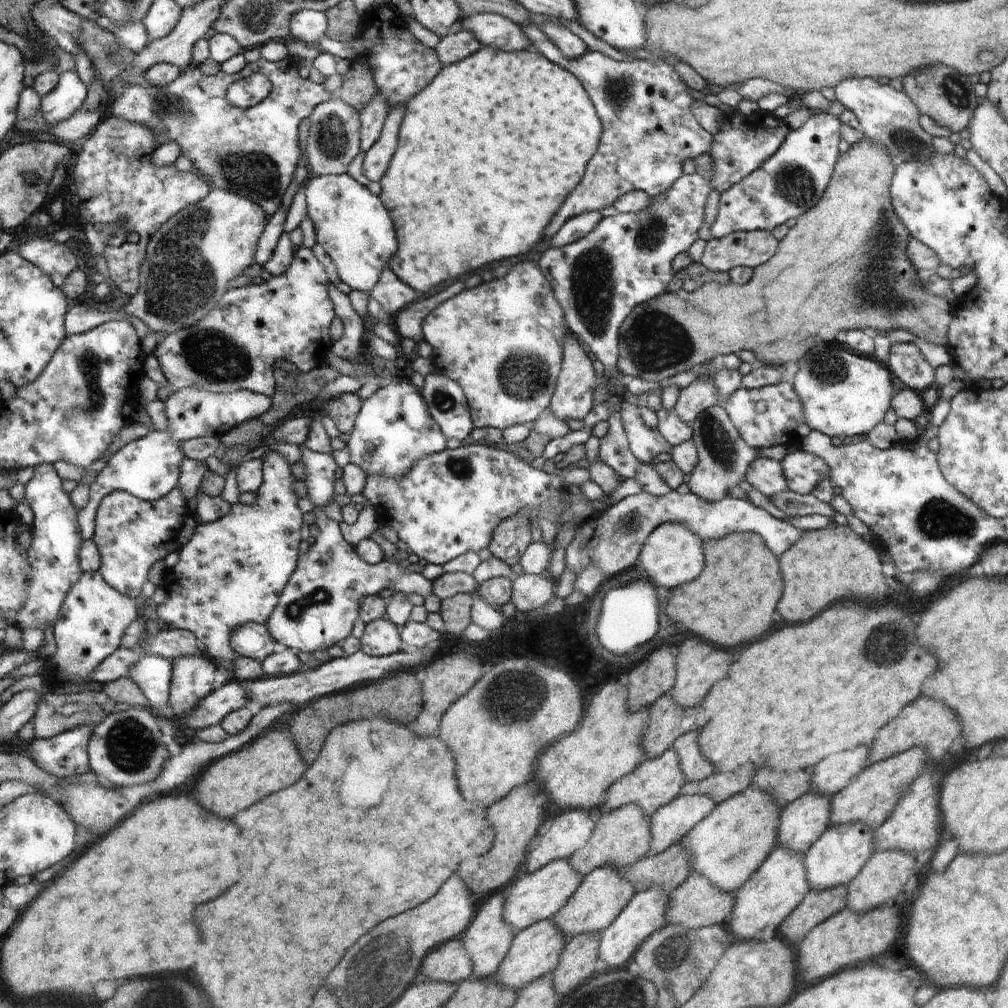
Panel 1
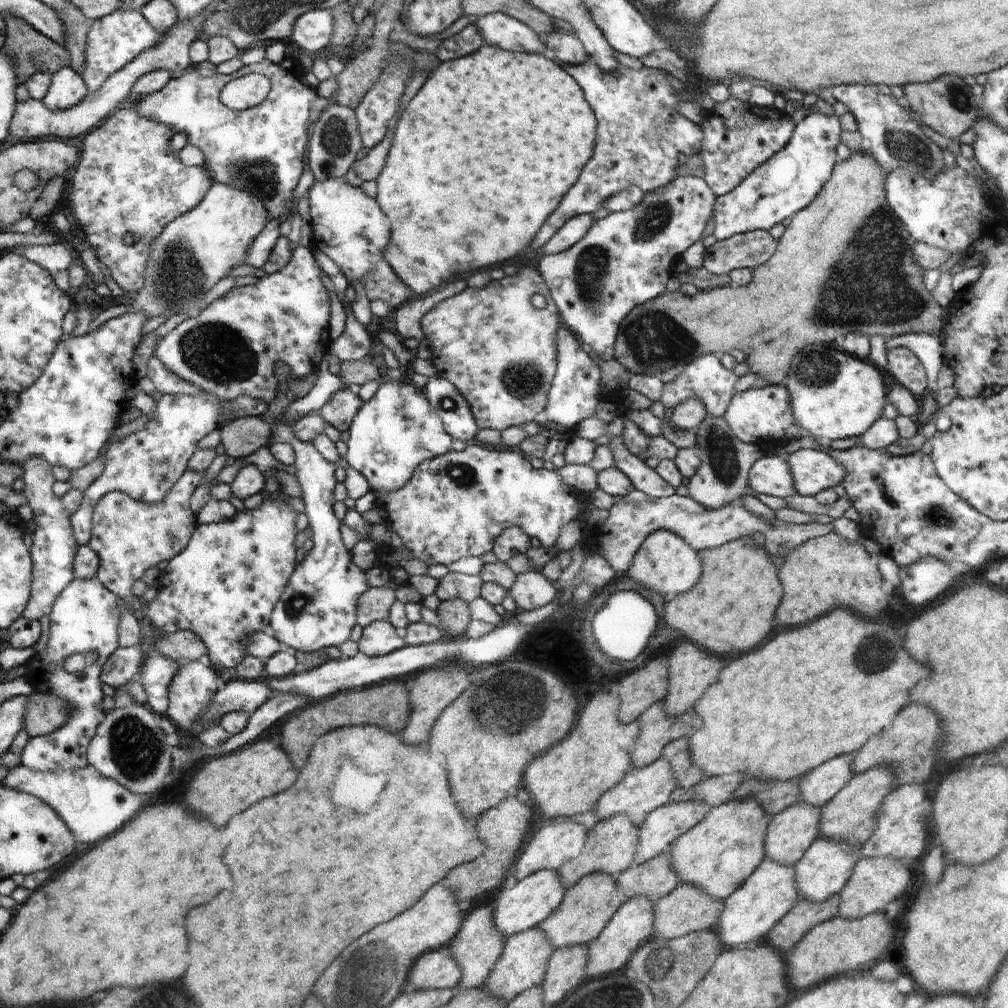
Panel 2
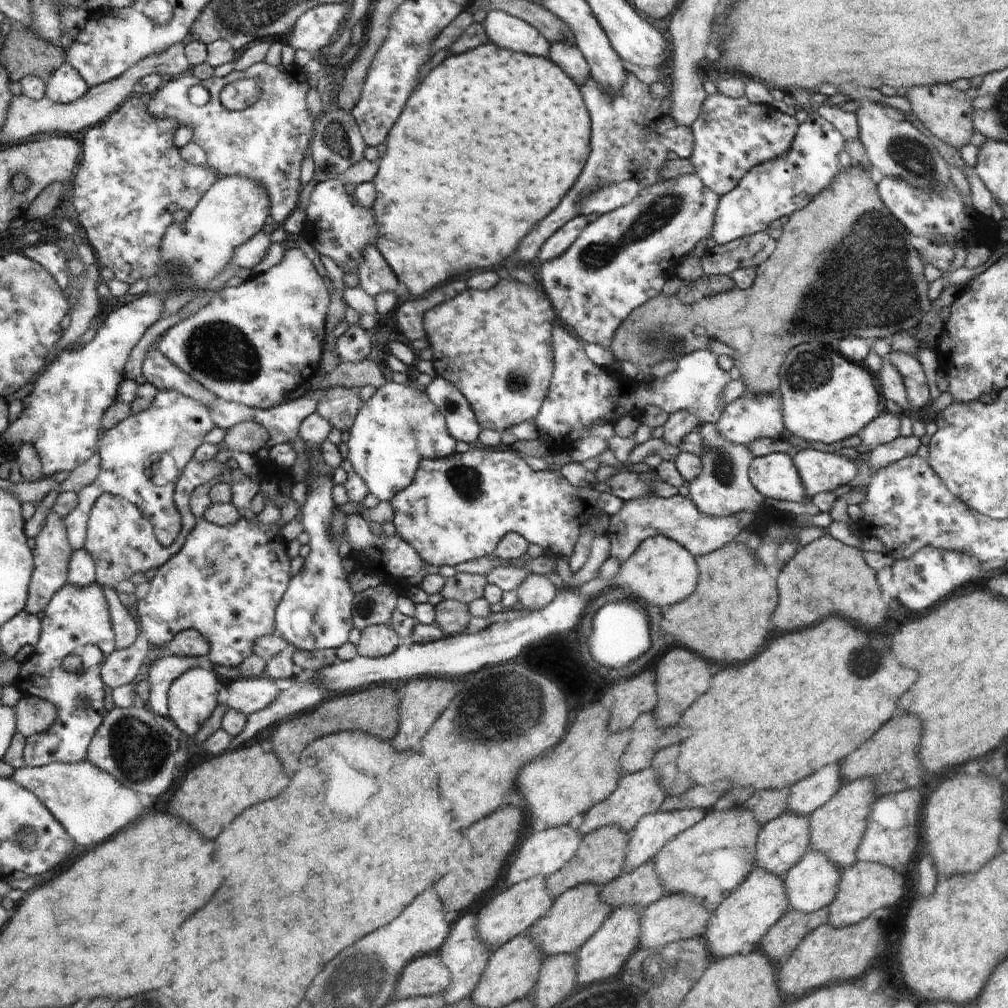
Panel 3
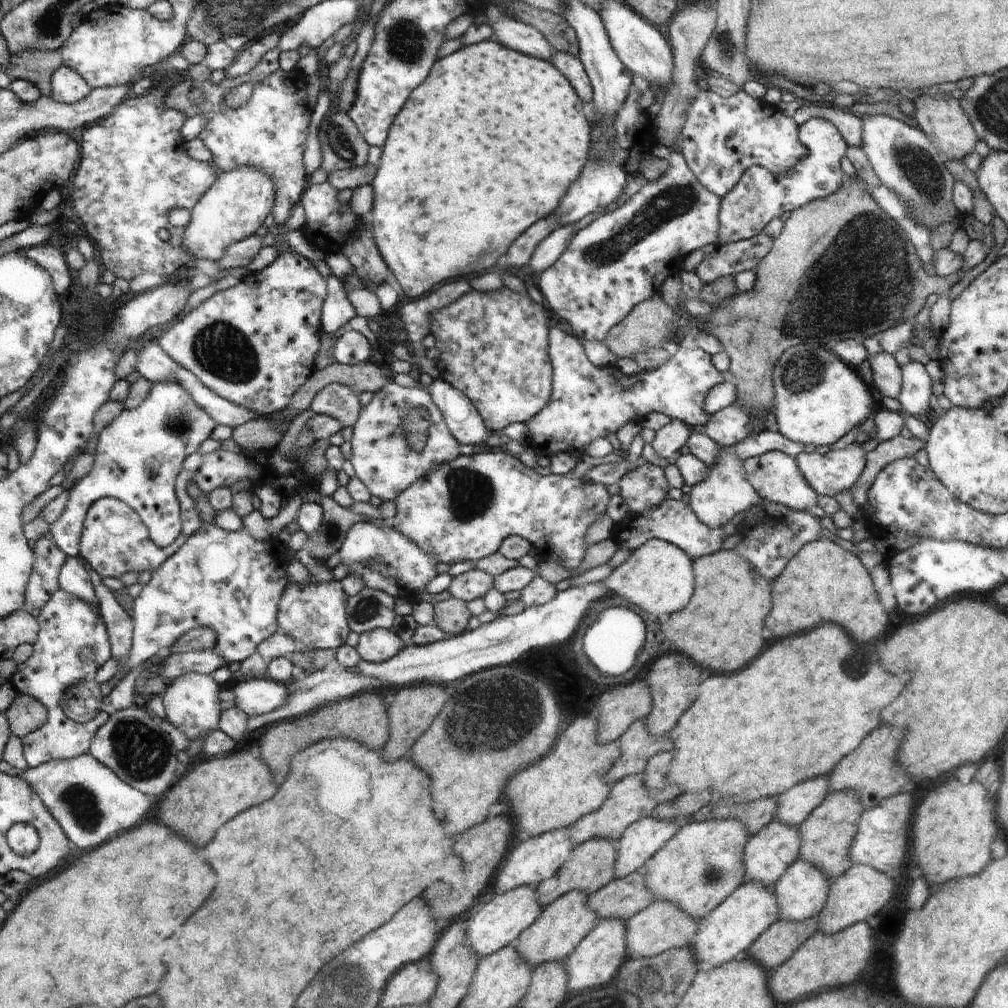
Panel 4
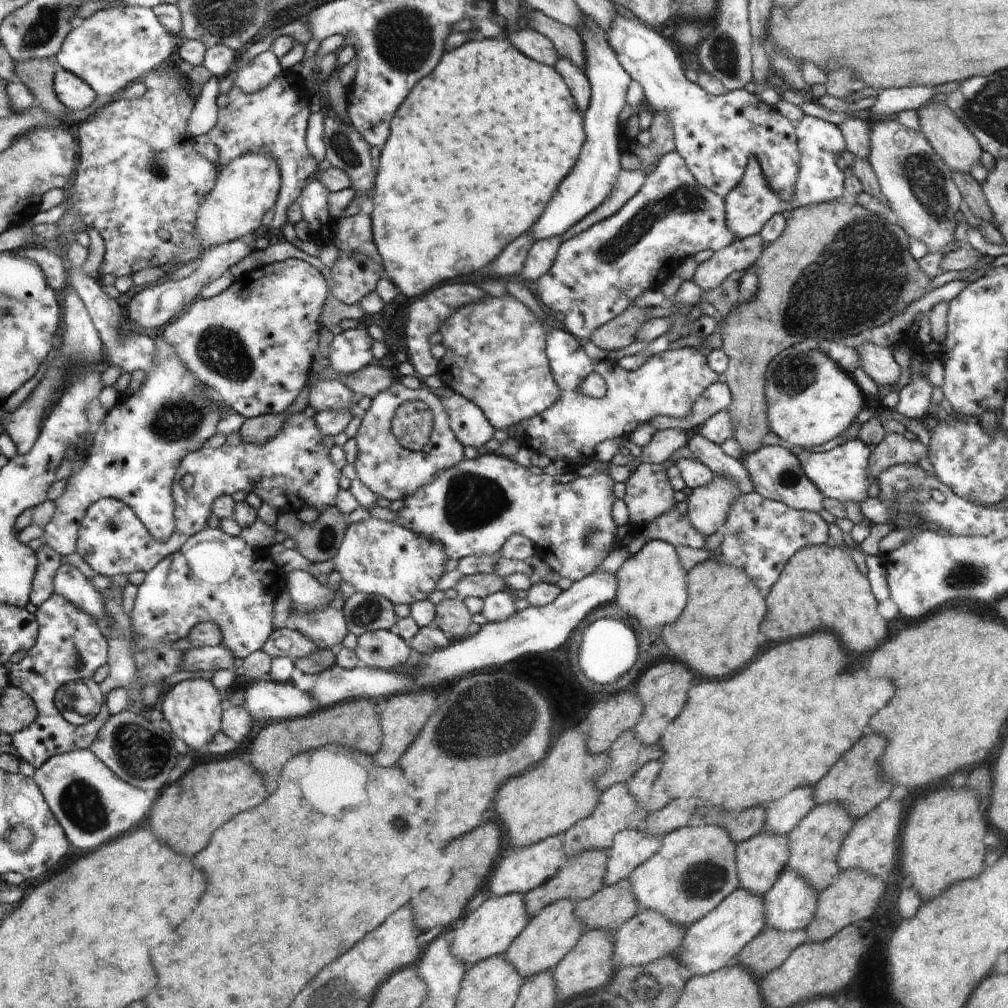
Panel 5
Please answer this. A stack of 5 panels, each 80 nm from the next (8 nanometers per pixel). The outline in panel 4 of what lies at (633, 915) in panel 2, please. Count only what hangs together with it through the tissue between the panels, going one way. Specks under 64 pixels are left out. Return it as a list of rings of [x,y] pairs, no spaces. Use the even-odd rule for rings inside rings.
[[[618,917],[601,919],[596,928],[585,936],[573,954],[562,961],[567,972],[567,987],[571,995],[576,994],[577,990],[596,989],[596,986],[614,982],[621,964],[627,958],[626,922],[628,920],[619,919]]]

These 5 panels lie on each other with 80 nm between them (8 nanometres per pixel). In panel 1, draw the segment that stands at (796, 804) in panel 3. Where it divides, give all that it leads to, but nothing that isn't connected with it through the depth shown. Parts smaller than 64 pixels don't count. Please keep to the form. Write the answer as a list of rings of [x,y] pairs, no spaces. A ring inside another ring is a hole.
[[[870,745],[839,752],[810,768],[814,793],[832,796],[855,779],[869,764]]]

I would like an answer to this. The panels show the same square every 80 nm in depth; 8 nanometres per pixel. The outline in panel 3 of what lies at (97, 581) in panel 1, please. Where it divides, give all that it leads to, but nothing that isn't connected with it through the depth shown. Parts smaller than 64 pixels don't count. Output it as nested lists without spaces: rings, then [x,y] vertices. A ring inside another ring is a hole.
[[[67,582],[56,592],[44,611],[39,641],[33,653],[22,663],[14,686],[24,694],[50,701],[57,708],[57,719],[48,731],[26,737],[23,759],[28,767],[88,760],[88,750],[96,728],[100,728],[105,720],[98,710],[92,708],[92,702],[96,702],[98,696],[104,696],[104,686],[100,679],[101,664],[84,669],[79,650],[85,644],[96,644],[104,660],[116,650],[116,633],[109,613],[109,601],[98,583],[77,587]]]

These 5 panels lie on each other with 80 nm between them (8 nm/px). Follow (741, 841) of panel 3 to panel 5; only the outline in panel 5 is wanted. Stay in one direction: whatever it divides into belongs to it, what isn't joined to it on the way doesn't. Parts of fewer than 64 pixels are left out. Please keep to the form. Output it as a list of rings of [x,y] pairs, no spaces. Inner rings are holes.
[[[716,825],[680,827],[666,833],[657,854],[629,876],[641,910],[661,912],[684,928],[704,919],[740,886],[736,844],[728,829]]]

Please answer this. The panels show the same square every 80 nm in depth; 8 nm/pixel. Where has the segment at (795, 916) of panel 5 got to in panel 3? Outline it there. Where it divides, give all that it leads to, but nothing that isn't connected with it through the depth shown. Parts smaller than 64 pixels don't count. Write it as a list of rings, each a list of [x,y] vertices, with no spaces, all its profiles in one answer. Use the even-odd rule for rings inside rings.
[[[816,849],[806,851],[804,856],[782,877],[789,893],[789,910],[796,909],[803,913],[809,913],[822,907],[828,907],[837,898],[837,892],[840,891],[843,870],[826,853]]]

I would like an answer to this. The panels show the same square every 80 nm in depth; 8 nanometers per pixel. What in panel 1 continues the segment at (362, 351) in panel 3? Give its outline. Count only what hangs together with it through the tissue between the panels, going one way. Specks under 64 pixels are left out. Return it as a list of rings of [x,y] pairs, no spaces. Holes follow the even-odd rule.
[[[332,282],[329,284],[329,295],[333,299],[334,308],[344,327],[343,336],[333,341],[332,353],[344,360],[358,359],[364,344],[363,318],[356,314],[348,295],[338,290]]]

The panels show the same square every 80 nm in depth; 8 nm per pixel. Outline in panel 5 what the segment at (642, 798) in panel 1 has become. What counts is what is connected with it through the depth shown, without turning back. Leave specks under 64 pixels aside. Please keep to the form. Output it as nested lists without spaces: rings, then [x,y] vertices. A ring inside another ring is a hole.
[[[620,783],[601,792],[600,802],[592,815],[579,820],[563,833],[564,849],[569,857],[590,849],[608,849],[614,838],[626,829],[638,829],[649,816],[649,810],[631,795],[626,783]]]

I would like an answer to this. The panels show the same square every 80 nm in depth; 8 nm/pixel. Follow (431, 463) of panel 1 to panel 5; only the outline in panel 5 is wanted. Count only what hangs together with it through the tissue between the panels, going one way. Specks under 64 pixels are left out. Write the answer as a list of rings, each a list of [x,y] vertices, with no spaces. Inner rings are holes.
[[[488,453],[487,455],[478,455],[475,459],[464,458],[460,463],[456,463],[453,467],[450,467],[446,471],[442,471],[437,476],[434,482],[430,483],[429,486],[422,487],[416,494],[408,496],[404,501],[404,506],[400,511],[397,512],[397,516],[393,520],[394,523],[403,526],[404,528],[410,529],[416,534],[422,535],[431,541],[438,541],[445,550],[447,558],[454,560],[462,560],[470,555],[484,556],[486,555],[497,555],[500,553],[501,547],[504,546],[509,540],[509,536],[513,534],[521,534],[528,540],[531,540],[536,549],[547,551],[546,562],[550,565],[554,571],[556,571],[561,578],[570,578],[570,580],[577,581],[584,579],[586,575],[590,575],[594,572],[595,568],[604,560],[606,556],[606,550],[610,548],[610,542],[612,542],[612,536],[614,536],[614,530],[616,530],[616,524],[612,520],[612,502],[614,502],[614,492],[612,492],[612,482],[606,474],[594,474],[589,478],[579,477],[576,480],[567,483],[561,483],[554,480],[552,475],[543,473],[536,476],[536,474],[530,474],[526,467],[512,462],[512,459],[503,455],[496,455]]]

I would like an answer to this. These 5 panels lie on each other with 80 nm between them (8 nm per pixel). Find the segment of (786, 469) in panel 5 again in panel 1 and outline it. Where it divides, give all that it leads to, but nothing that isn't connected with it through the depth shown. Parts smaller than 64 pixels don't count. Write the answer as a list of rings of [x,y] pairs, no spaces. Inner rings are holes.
[[[764,453],[754,459],[744,476],[744,483],[769,498],[788,489],[784,468],[780,462],[774,462],[774,453]]]

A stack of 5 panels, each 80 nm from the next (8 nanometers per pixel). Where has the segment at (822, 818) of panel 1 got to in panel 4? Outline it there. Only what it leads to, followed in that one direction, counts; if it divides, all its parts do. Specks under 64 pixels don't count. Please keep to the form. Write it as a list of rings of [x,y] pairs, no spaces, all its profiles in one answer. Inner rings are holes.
[[[772,821],[753,834],[746,846],[746,879],[762,881],[772,886],[784,871],[799,858],[801,834],[798,826]]]

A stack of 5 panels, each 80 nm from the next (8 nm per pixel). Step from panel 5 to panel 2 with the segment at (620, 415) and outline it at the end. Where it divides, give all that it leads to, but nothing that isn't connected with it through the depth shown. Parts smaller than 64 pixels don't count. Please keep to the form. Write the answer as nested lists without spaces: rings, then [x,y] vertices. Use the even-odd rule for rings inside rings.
[[[563,324],[557,332],[557,344],[558,368],[549,392],[549,406],[546,407],[546,413],[540,423],[557,422],[564,428],[570,428],[571,431],[576,422],[592,416],[592,412],[600,404],[600,370],[596,362],[590,356],[586,356],[578,340],[565,329]],[[704,355],[694,359],[692,363],[686,365],[677,380],[670,384],[665,384],[661,399],[659,400],[663,405],[668,404],[674,408],[676,404],[681,403],[690,397],[698,397],[707,408],[707,414],[719,417],[724,416],[729,408],[732,398],[736,395],[737,388],[735,385],[738,383],[739,377],[736,376],[734,371],[727,369],[721,363],[718,355]]]

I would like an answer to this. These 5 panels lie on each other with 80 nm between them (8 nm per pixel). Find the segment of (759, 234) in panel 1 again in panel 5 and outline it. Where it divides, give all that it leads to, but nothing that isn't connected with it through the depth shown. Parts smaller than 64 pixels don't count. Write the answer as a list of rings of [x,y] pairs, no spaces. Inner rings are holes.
[[[759,234],[738,239],[700,263],[692,280],[703,292],[716,288],[734,271],[742,273],[753,269],[765,246],[766,242]]]

